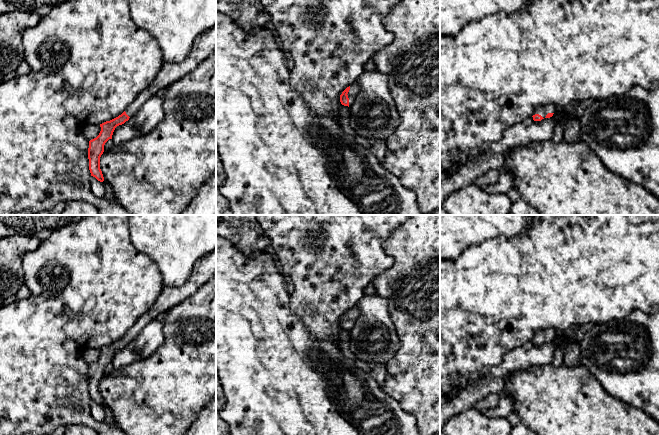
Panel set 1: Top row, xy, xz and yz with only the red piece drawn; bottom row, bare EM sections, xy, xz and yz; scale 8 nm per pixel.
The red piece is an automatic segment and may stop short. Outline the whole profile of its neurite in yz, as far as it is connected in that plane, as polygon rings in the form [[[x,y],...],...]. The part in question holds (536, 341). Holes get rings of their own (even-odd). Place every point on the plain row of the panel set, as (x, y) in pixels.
[[[553,328],[540,330],[535,333],[532,341],[534,345],[541,345],[544,342],[552,341],[555,335],[556,335],[556,331]]]

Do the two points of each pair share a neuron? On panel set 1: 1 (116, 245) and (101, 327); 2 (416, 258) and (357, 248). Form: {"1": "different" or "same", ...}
{"1": "same", "2": "different"}

